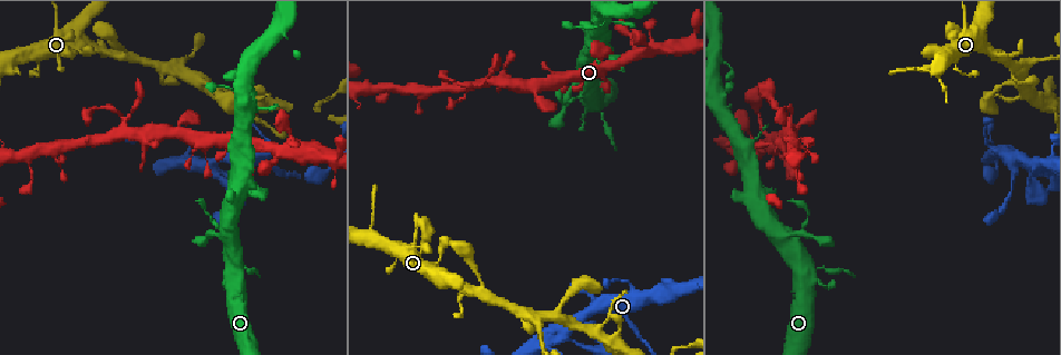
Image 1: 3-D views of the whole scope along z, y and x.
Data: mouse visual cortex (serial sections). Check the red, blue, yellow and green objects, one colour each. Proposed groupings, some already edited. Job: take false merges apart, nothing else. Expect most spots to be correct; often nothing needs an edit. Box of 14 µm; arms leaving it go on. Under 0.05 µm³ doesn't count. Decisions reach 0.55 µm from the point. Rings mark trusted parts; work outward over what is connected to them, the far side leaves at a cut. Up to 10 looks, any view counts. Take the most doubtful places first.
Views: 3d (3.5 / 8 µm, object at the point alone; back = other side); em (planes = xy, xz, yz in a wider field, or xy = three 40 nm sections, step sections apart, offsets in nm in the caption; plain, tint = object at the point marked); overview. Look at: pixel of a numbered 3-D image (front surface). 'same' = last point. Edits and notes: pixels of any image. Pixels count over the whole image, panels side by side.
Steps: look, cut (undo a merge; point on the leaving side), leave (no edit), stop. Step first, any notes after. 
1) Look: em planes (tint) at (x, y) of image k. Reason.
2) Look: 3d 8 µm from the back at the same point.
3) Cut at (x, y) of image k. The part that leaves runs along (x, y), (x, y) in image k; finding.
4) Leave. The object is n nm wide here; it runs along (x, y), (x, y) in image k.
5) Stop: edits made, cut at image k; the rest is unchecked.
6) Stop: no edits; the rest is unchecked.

Look: 3d 3.5 µm at (1030, 167) of image 1. Four arms meet.

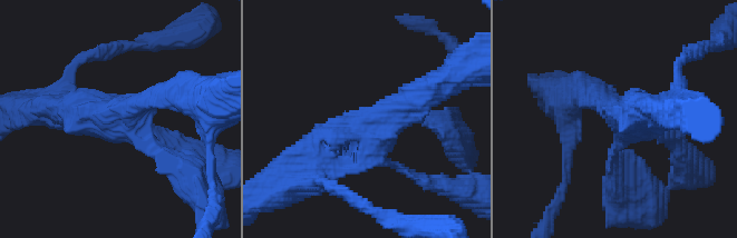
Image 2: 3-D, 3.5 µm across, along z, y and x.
Leave. It runs along (429, 88), (313, 168) in image 2; one cell here.

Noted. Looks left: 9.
Look: 3d 3.5 µm at (487, 75) of image 1.

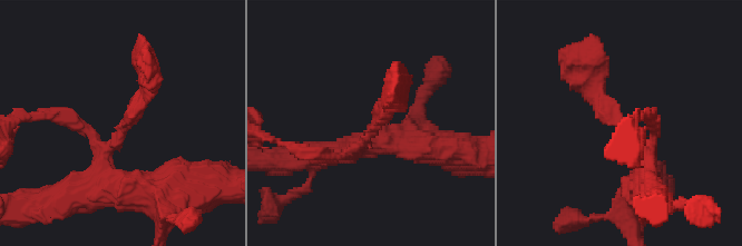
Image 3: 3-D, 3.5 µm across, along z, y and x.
Look: em xy step 5 (tint) at (119, 130) of image 3. Now the EM.

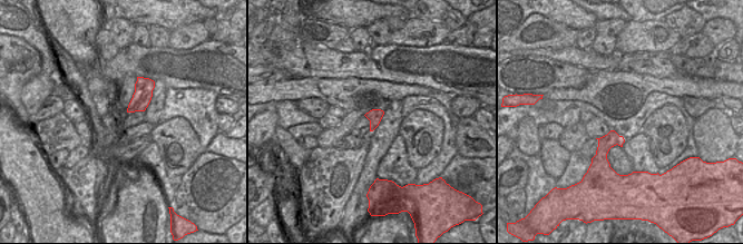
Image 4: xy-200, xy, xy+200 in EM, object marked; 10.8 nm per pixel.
Leave. The arms are 150, 250, 300 nm wide; one cell here.

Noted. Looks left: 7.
Look: 3d 8 µm at (482, 292) of image 1. Abrupt turn.

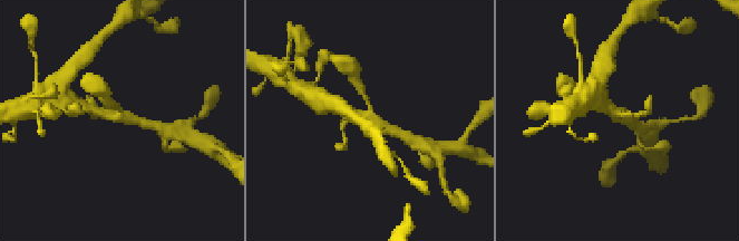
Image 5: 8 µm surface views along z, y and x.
Look: 3d 3.5 µm at (615, 119) of image 5. Closer look.

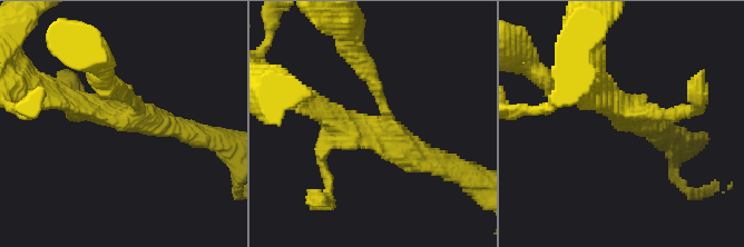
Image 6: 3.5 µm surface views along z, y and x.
Look: em xy step 5 (tint) at (128, 116) of image 6. 3 arms meet here; the arms are 150, 300, 300 nm wide.

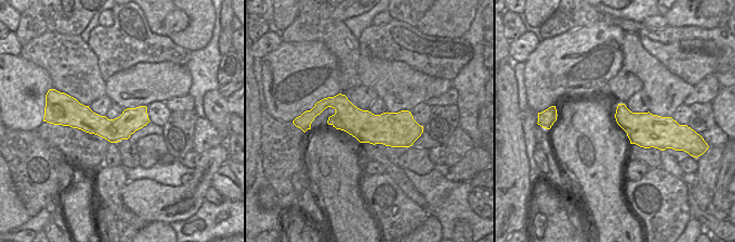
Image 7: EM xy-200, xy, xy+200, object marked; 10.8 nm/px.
Leave. It runs along (326, 103), (370, 128), (418, 129) in image 7; continuous, no second cell.

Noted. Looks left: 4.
Look: 3d 3.5 µm at (1021, 82) of image 1. Narrows sharply.

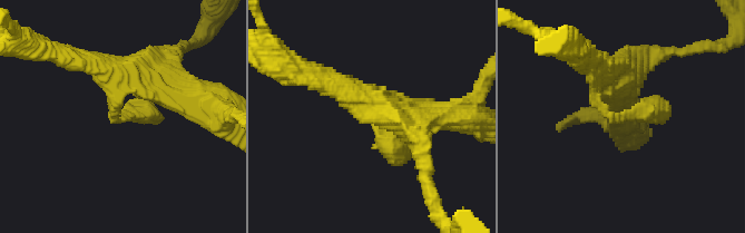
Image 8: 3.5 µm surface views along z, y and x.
Look: em planes (tint) at (613, 116) of image 8.

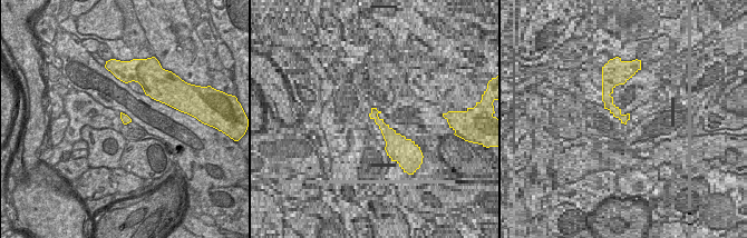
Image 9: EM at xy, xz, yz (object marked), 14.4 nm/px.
Look: em xy step 1 (tint) at the same point.

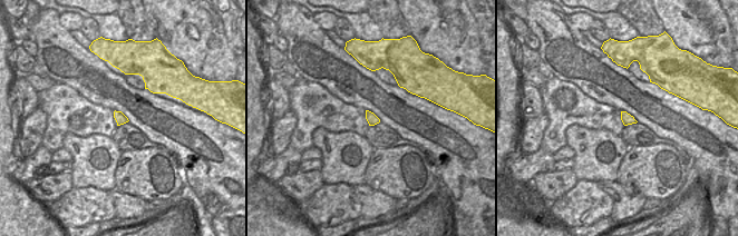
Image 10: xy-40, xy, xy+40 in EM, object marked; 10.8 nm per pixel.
Leave. It runs along (349, 90), (410, 154) in image 8; continuous, no second cell.

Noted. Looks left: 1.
Stop: no edits; the rest is unchecked.

